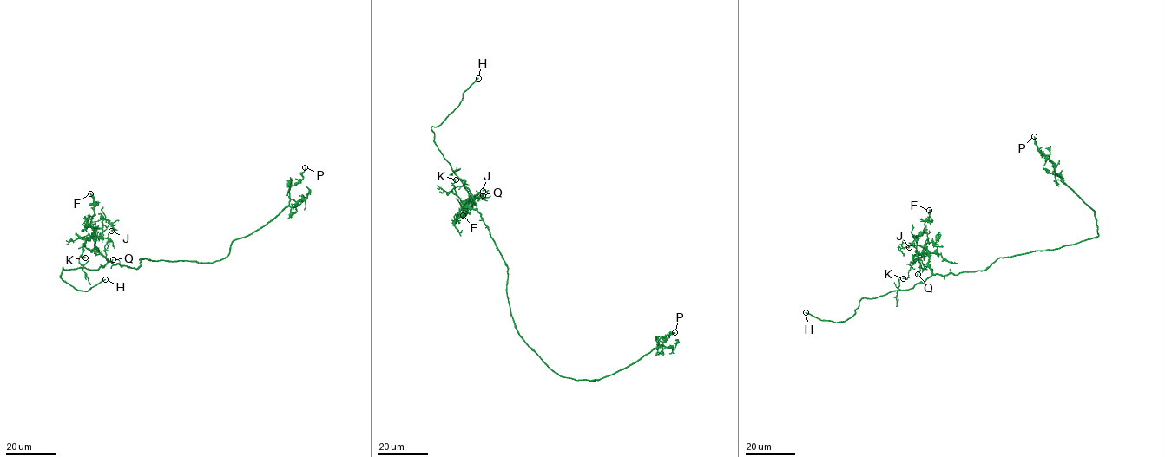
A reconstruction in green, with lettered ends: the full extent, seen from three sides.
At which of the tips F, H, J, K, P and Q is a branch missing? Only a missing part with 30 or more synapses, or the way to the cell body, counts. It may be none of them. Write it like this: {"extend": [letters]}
{"extend": ["H"]}

